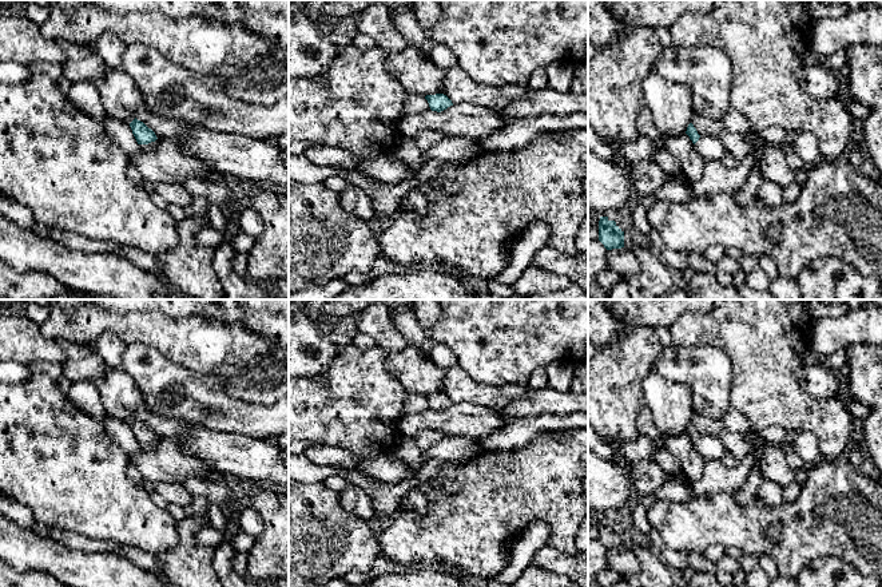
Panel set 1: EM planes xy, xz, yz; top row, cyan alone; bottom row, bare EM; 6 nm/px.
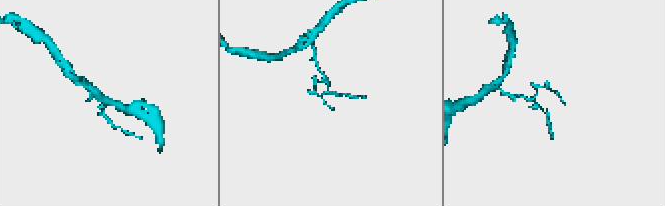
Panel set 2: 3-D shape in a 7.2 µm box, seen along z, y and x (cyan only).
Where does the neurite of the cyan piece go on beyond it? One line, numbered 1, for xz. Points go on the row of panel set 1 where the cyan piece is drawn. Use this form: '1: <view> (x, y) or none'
1: none

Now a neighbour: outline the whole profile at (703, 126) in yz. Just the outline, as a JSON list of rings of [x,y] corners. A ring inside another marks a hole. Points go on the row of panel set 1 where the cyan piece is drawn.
[[[694,114],[692,124],[700,136],[707,135],[707,136],[719,138],[720,134],[724,131],[724,126],[720,120],[707,119],[699,114]]]

